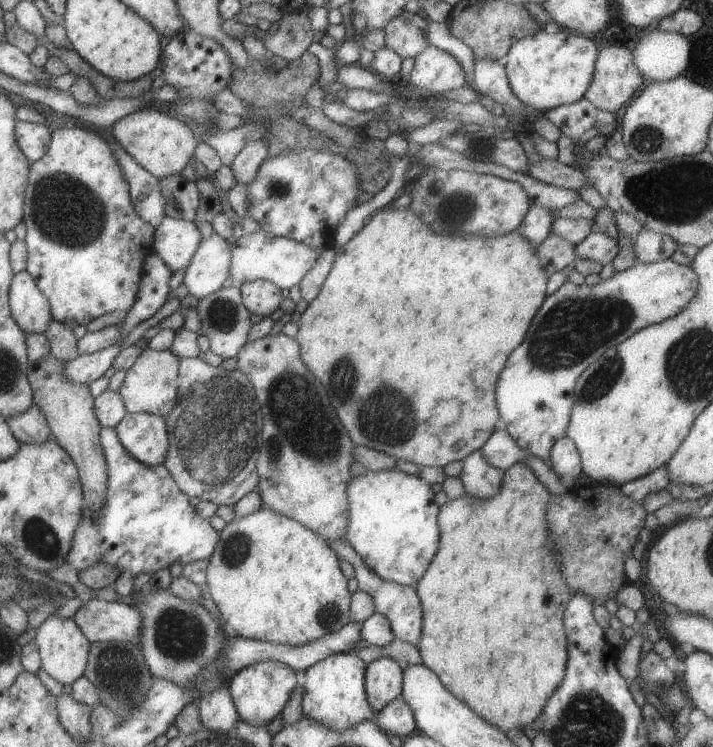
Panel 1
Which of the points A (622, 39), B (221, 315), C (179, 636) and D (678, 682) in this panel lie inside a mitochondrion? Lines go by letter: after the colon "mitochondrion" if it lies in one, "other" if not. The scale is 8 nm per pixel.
A: other
B: mitochondrion
C: mitochondrion
D: other

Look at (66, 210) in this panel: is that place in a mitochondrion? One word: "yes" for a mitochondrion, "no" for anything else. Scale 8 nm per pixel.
yes

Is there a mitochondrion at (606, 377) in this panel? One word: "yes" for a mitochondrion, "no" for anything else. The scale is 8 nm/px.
yes

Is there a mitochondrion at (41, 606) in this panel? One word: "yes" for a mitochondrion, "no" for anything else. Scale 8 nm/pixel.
no

